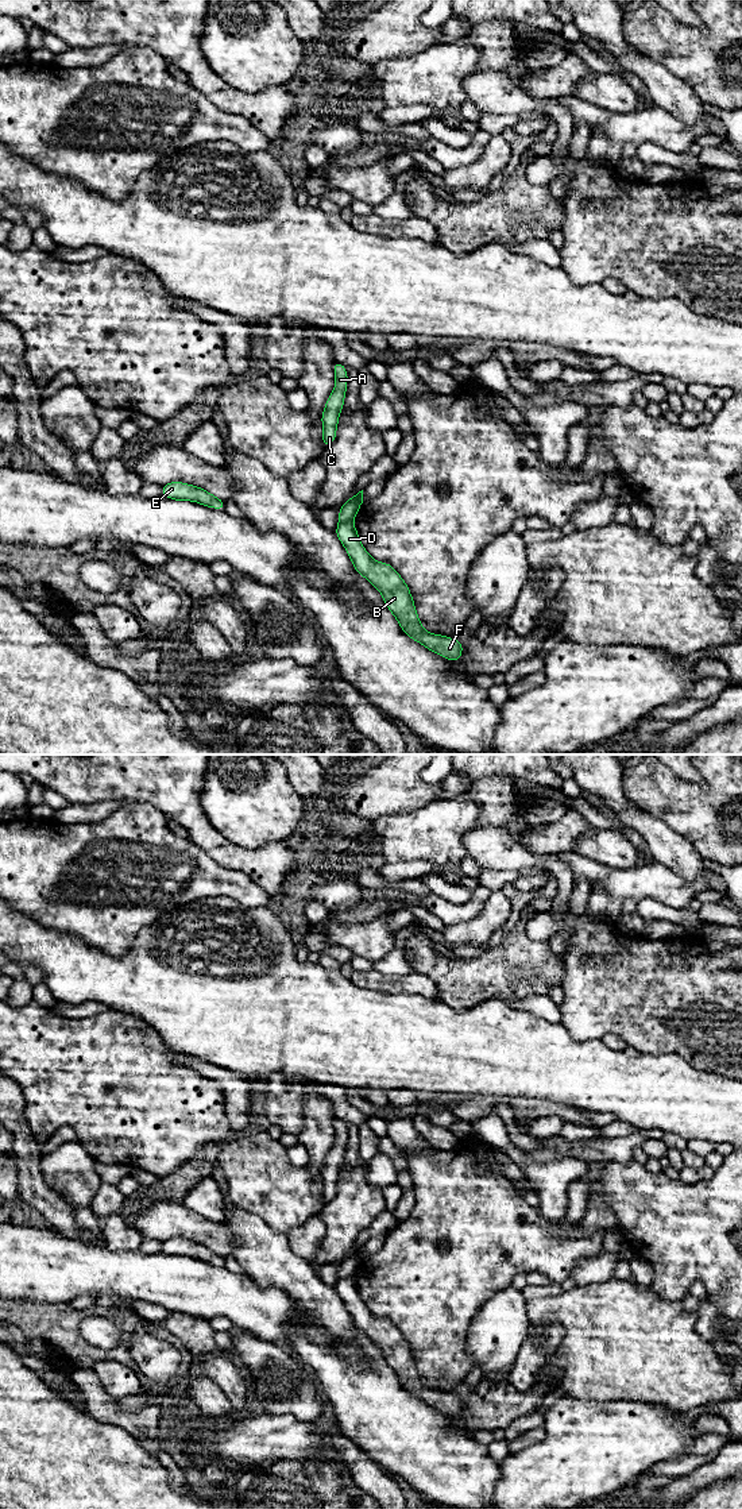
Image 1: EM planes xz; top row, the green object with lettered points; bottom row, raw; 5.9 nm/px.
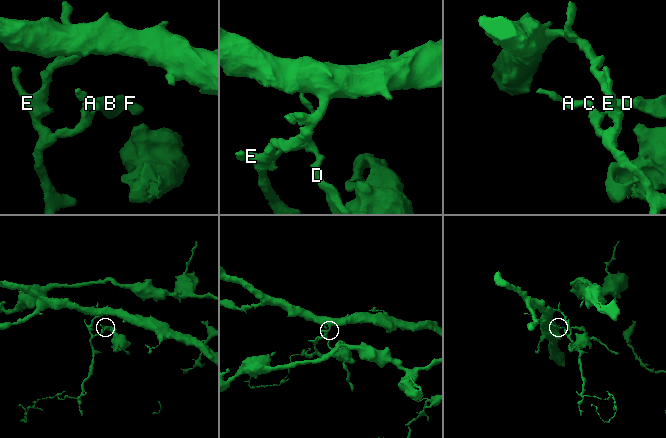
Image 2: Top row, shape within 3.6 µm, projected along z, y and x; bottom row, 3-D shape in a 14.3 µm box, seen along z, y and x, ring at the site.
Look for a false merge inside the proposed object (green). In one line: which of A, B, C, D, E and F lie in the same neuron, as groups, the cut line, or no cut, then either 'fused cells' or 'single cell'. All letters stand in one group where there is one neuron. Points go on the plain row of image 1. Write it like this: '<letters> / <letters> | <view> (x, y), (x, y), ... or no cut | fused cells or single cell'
A C E / B D F | xz (351, 1276), (339, 1278) | fused cells

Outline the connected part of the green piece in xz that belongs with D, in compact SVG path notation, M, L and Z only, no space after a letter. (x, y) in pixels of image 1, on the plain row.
M339 1278L335 1289L351 1313L355 1327L380 1347L387 1365L397 1374L403 1389L430 1408L451 1417L460 1417L463 1398L448 1392L429 1389L422 1383L407 1340L391 1320L371 1313L362 1301L353 1278Z

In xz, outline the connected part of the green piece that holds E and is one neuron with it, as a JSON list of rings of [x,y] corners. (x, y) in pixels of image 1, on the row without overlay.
[[[170,1238],[162,1242],[162,1253],[167,1253],[174,1257],[190,1257],[198,1258],[206,1263],[215,1263],[217,1266],[225,1265],[225,1258],[209,1247],[197,1243],[194,1240],[188,1240],[183,1238]]]

